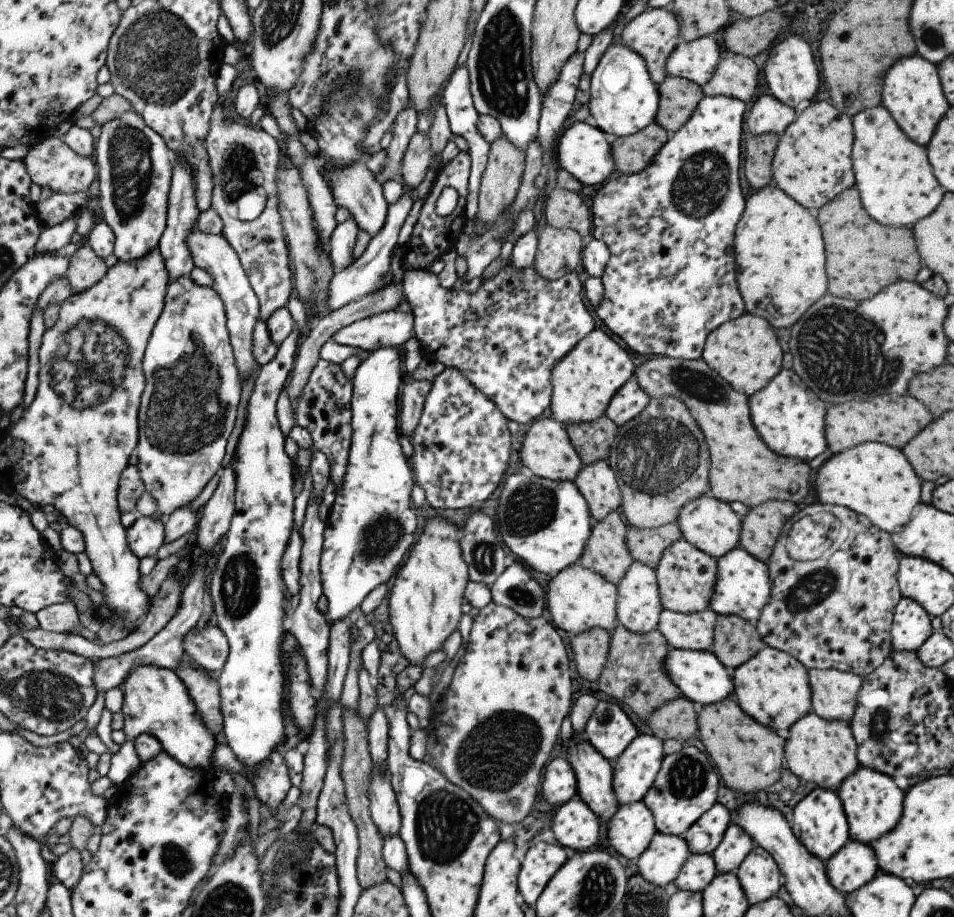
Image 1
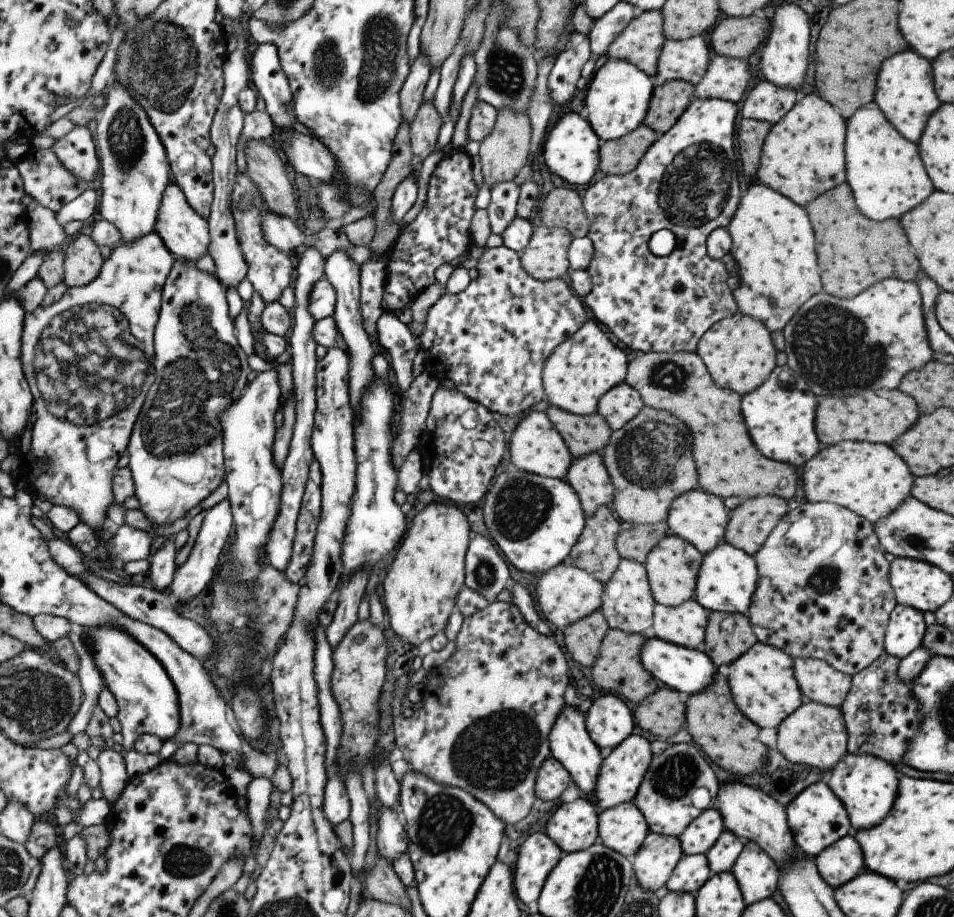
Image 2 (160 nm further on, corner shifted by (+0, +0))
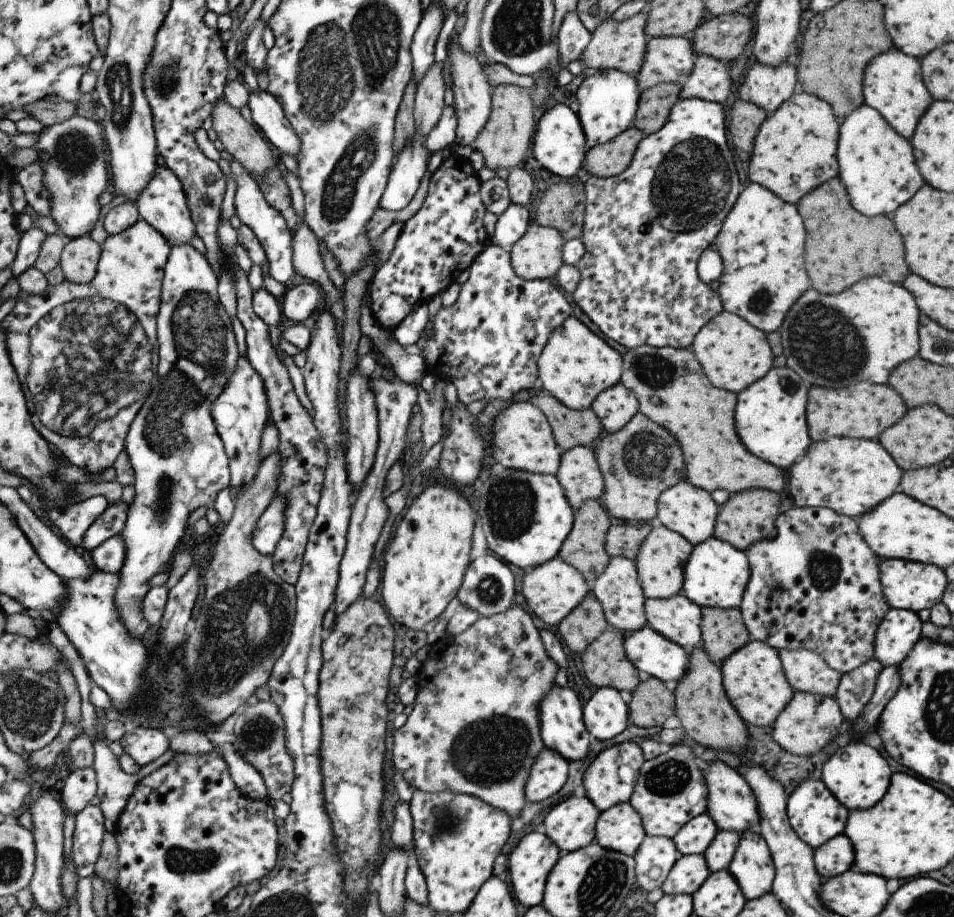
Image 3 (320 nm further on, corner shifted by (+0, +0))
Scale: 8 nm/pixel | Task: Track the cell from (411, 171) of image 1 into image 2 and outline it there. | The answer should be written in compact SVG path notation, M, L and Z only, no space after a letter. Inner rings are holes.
M421 101L409 124L410 149L421 160L434 150L442 118L431 101Z

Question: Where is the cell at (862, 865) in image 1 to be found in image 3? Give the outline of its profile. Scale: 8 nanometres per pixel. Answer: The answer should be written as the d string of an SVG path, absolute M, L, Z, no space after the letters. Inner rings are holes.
M843 833L814 848L812 855L815 870L823 879L833 878L853 868L853 847Z

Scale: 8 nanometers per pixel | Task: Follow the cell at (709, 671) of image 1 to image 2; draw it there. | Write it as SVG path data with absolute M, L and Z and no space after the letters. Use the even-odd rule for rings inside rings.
M647 635L638 654L641 666L659 682L659 685L685 694L695 694L713 682L714 672L711 659L696 649L661 640L653 635Z

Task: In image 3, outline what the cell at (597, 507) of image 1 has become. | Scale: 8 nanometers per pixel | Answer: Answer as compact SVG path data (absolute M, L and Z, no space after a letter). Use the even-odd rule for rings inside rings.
M586 446L561 451L554 475L573 510L579 508L583 501L597 500L603 493L602 476L594 452Z

